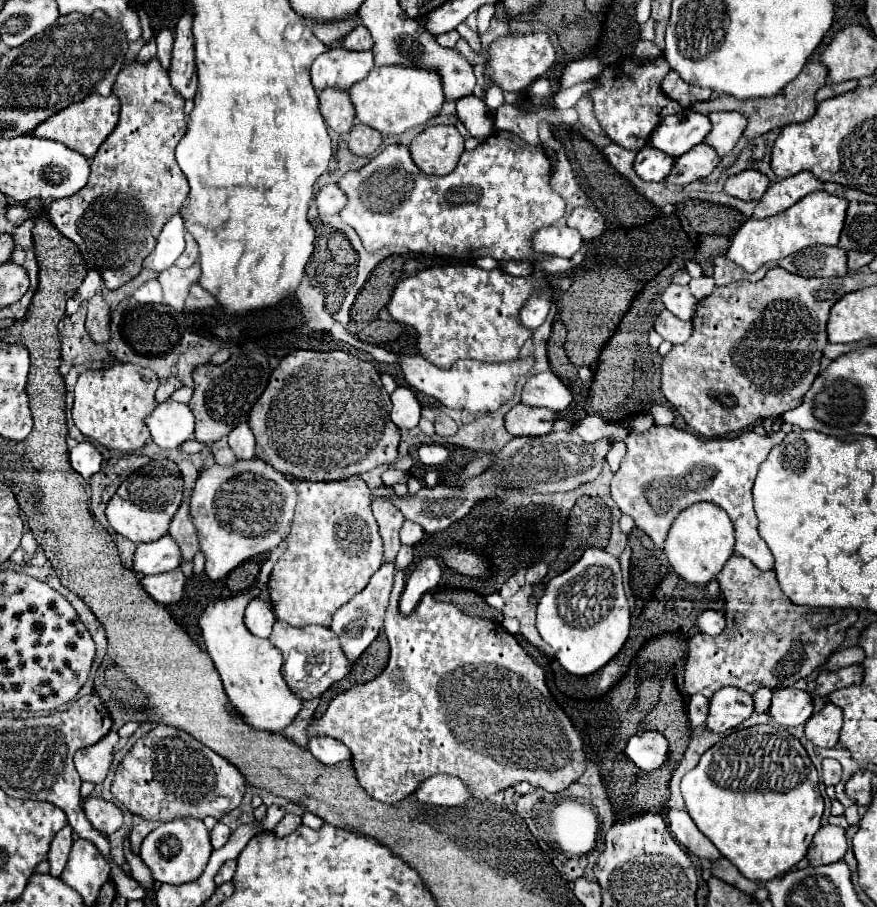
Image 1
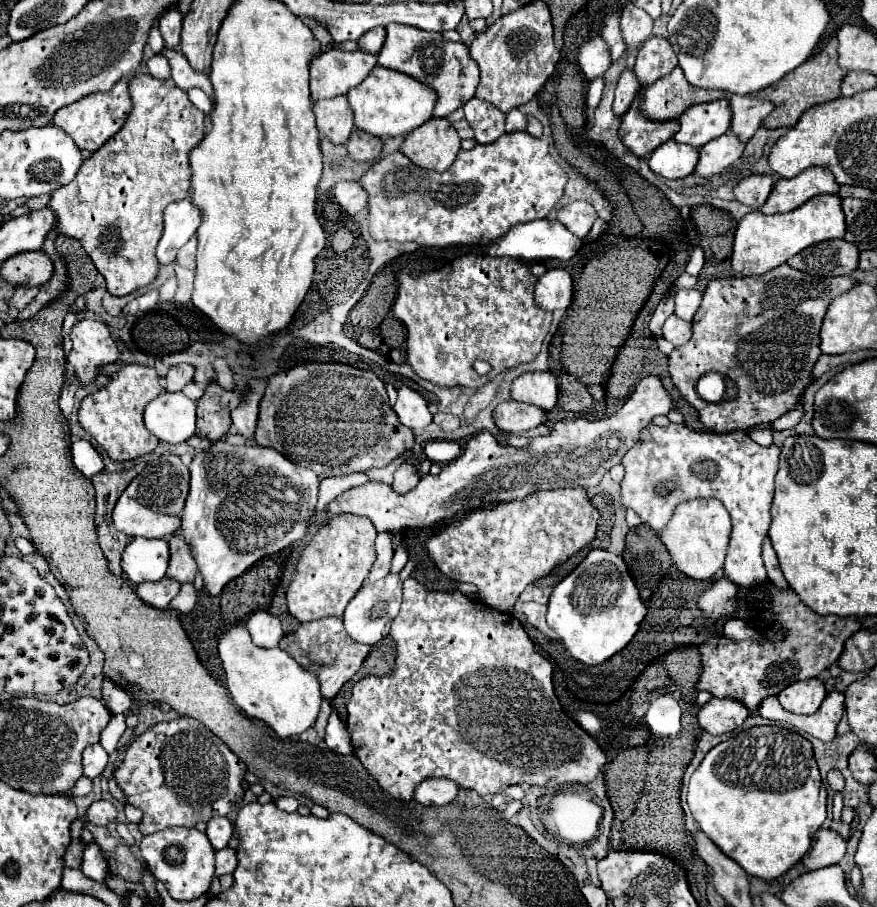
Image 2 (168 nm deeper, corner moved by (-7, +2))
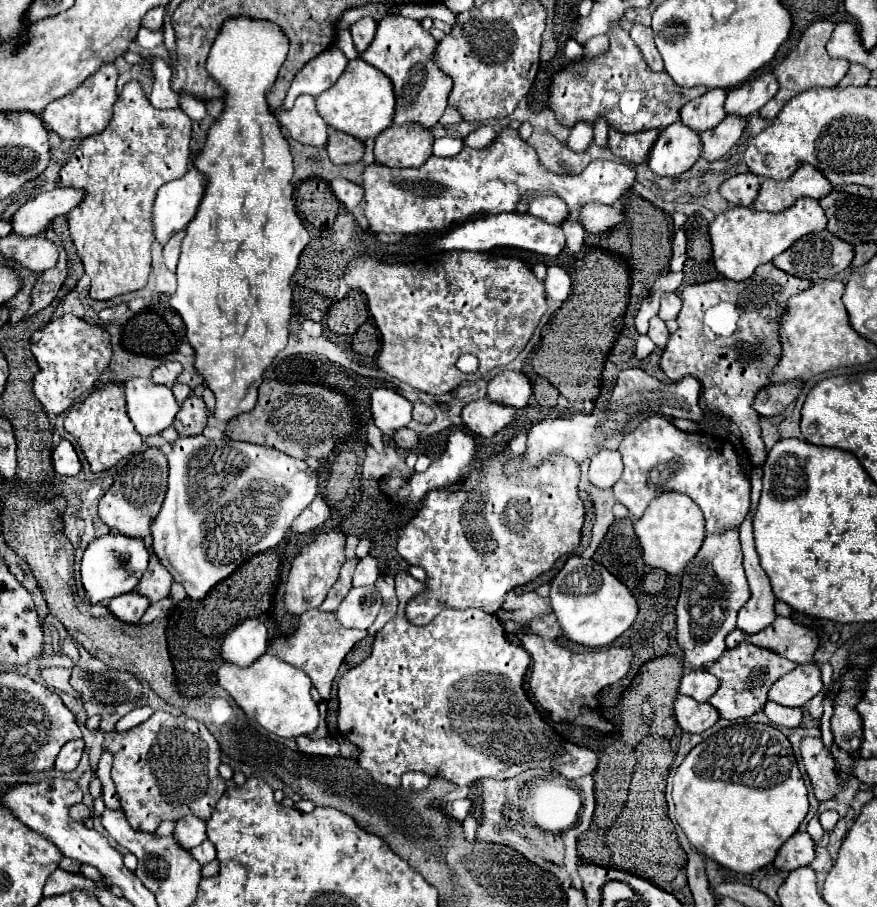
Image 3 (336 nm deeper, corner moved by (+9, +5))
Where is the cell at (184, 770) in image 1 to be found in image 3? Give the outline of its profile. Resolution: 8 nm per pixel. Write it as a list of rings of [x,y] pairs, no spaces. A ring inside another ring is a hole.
[[[154,712],[146,722],[124,734],[108,732],[104,748],[114,754],[112,780],[128,824],[140,832],[154,832],[164,820],[180,820],[194,814],[208,820],[226,790],[218,766],[220,746],[208,728],[188,716]]]

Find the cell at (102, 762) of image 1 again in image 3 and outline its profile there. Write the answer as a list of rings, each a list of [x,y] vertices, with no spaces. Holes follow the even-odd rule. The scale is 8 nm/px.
[[[70,740],[62,746],[58,758],[56,758],[56,770],[60,772],[72,772],[84,752],[84,740]]]

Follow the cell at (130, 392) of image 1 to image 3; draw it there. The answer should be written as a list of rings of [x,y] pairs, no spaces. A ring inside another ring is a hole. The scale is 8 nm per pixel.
[[[106,382],[102,388],[92,390],[82,402],[76,402],[64,420],[64,428],[76,438],[78,446],[86,454],[92,472],[102,472],[112,468],[118,460],[128,454],[142,450],[142,436],[132,428],[132,422],[126,414],[124,400],[124,382]]]

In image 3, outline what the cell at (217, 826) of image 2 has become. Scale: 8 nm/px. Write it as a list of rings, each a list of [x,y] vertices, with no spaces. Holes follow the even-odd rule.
[[[184,816],[178,820],[176,830],[174,830],[174,838],[186,848],[194,848],[200,842],[206,840],[206,822],[200,820],[198,816]]]

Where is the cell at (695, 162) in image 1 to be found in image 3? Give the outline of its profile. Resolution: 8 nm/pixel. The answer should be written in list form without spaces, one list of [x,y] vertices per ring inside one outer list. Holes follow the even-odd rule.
[[[726,116],[716,128],[702,132],[702,158],[708,162],[720,160],[738,142],[744,126],[746,120],[740,120],[740,116]]]

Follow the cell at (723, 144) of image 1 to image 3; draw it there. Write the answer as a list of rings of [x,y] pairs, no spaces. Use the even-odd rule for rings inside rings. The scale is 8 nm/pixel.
[[[762,74],[744,82],[740,88],[728,90],[726,96],[726,114],[736,114],[740,118],[748,118],[758,112],[774,94],[778,92],[778,82],[772,74]]]

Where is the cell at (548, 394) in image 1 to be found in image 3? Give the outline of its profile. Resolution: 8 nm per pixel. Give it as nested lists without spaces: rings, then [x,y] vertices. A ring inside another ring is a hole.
[[[504,370],[494,376],[488,384],[488,398],[492,402],[500,402],[514,408],[524,408],[532,396],[530,380],[524,372]]]

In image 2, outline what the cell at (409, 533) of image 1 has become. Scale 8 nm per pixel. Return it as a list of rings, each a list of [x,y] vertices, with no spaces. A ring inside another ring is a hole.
[[[400,545],[396,551],[394,551],[394,557],[392,557],[392,567],[390,567],[390,573],[400,573],[404,569],[408,561],[408,553],[404,549],[404,545]]]

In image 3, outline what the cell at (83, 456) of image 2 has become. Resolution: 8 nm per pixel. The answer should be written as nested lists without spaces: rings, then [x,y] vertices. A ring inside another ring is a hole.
[[[60,440],[60,444],[54,448],[52,462],[54,462],[54,470],[62,476],[76,476],[82,470],[80,458],[68,440]]]

